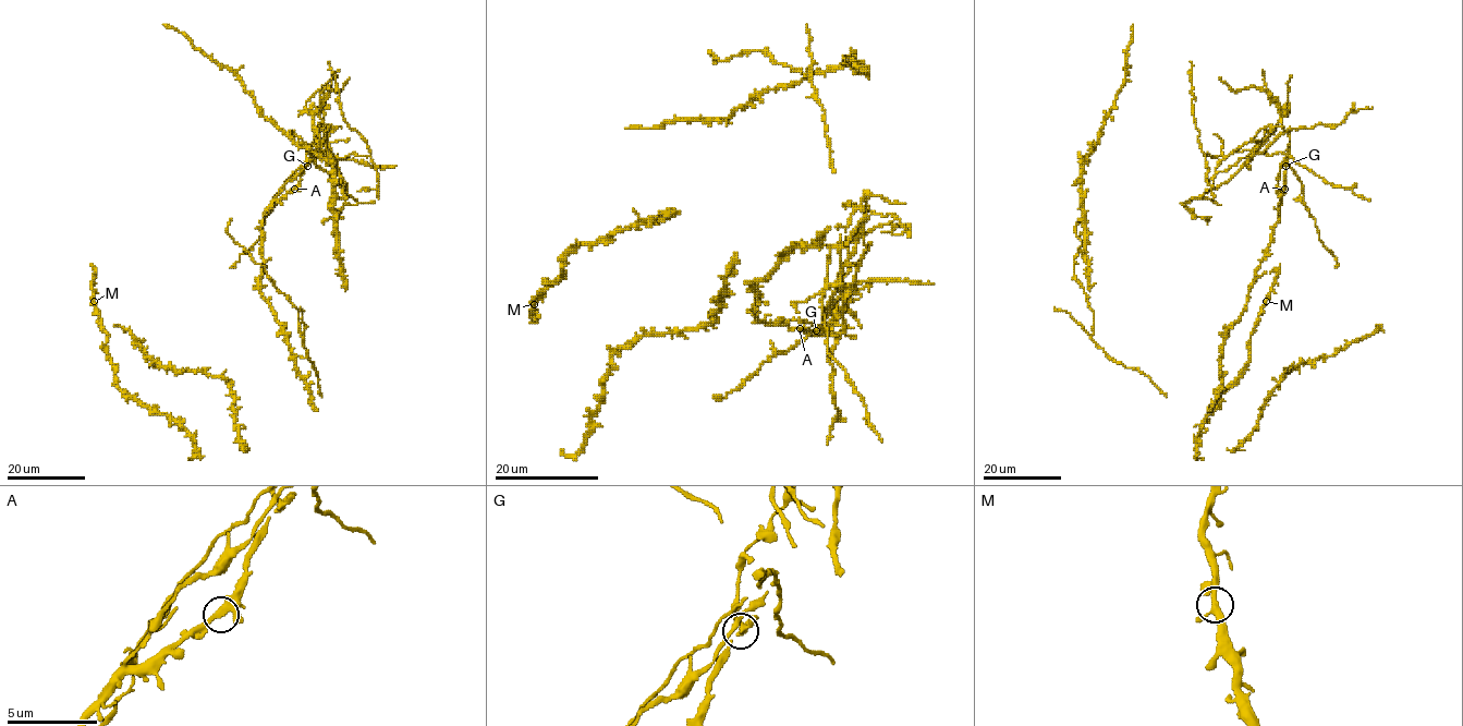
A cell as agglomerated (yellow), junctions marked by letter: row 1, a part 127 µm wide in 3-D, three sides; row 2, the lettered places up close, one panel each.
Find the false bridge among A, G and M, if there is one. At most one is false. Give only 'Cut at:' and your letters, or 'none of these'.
Cut at: G

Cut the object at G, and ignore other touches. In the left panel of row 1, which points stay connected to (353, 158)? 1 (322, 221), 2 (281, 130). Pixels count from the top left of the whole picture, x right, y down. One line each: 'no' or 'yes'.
1: yes
2: no

